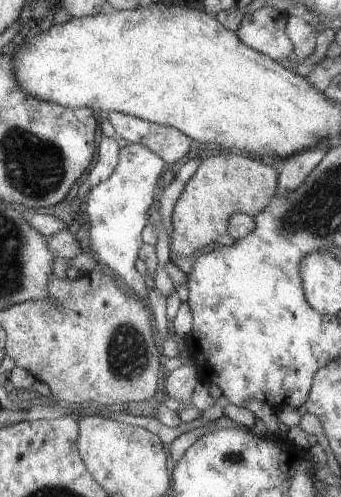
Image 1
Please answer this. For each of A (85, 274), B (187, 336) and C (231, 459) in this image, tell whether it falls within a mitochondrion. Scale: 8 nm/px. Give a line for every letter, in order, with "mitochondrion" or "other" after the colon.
A: other
B: other
C: mitochondrion

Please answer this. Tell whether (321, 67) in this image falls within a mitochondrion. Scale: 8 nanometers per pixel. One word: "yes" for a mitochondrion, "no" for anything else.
no

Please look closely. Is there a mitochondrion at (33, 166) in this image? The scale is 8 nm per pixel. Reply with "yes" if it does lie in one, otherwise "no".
yes

